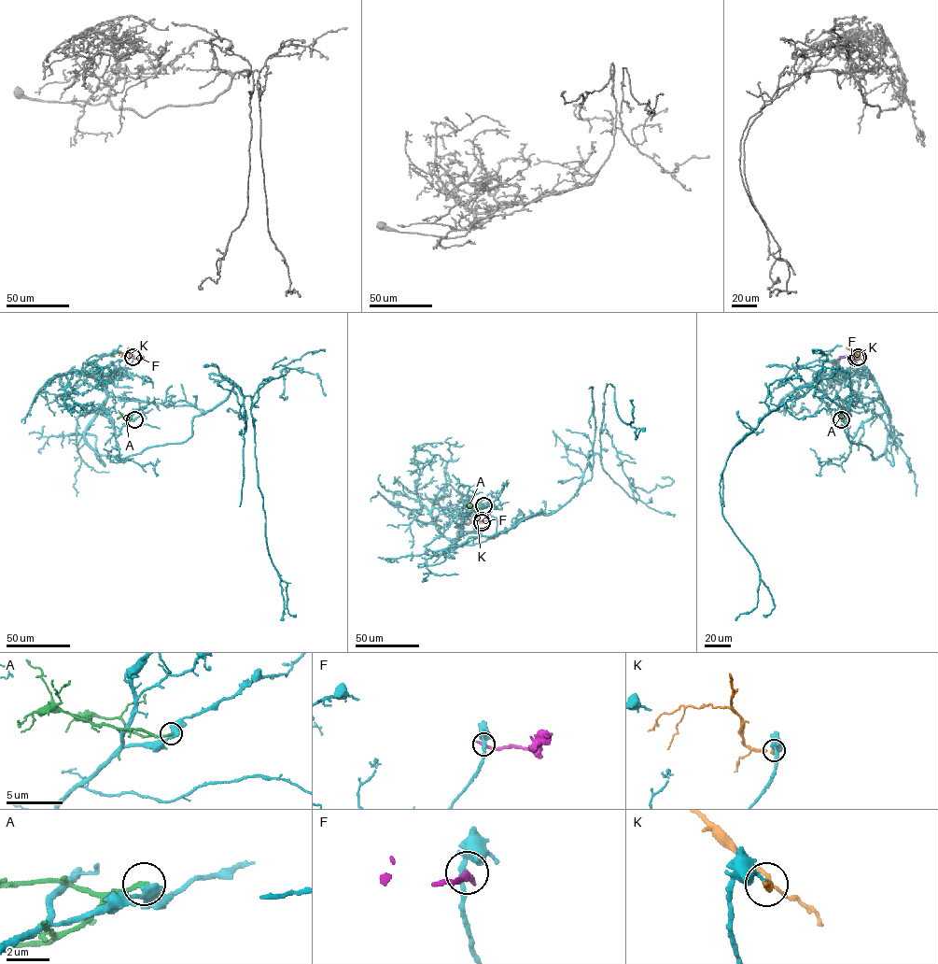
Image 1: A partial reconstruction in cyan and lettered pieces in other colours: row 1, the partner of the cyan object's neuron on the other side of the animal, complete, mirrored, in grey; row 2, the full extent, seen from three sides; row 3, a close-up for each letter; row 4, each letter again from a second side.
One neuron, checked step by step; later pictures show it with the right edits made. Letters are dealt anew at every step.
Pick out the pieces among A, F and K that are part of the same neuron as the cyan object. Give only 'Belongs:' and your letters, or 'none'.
Belongs: none

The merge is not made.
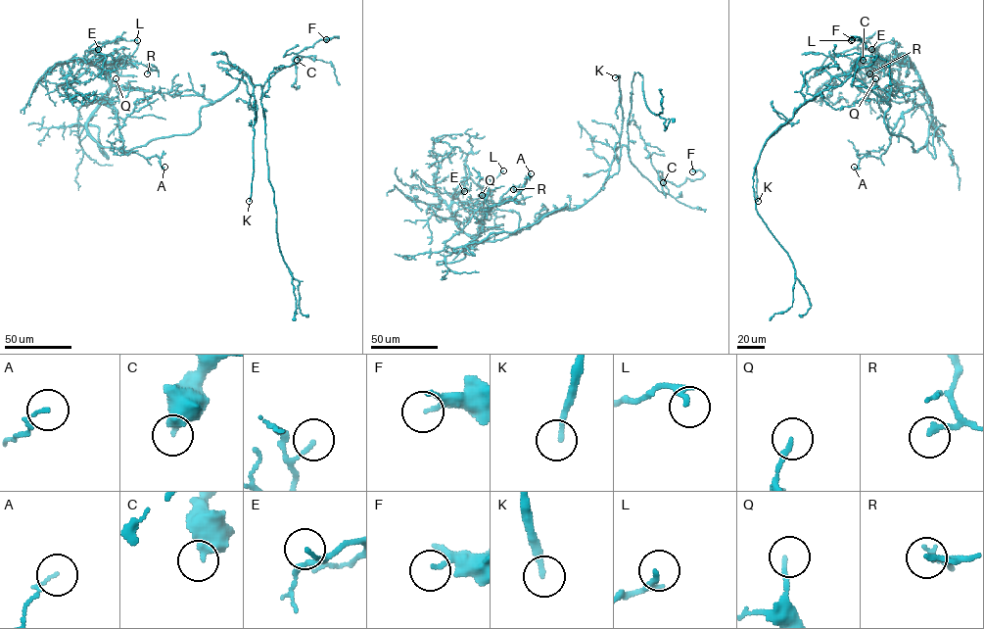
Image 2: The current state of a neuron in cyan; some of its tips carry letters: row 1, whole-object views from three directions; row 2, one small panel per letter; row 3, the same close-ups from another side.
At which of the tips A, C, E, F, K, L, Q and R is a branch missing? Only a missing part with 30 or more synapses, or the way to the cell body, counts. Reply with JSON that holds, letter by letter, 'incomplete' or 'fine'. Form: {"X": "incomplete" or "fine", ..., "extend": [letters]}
{"A": "fine", "C": "fine", "E": "fine", "F": "fine", "K": "incomplete", "L": "fine", "Q": "fine", "R": "fine", "extend": ["K"]}

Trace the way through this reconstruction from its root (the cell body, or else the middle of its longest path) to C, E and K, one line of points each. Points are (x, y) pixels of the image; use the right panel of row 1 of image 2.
C: (890, 106), (850, 75), (835, 76), (839, 85), (825, 85), (840, 86), (874, 57), (863, 60)
E: (890, 106), (884, 118), (889, 132), (909, 139), (913, 151), (922, 148), (931, 108), (919, 75), (871, 49)
K: (890, 106), (854, 76), (833, 76), (821, 92), (803, 104), (766, 141), (756, 167), (758, 201)

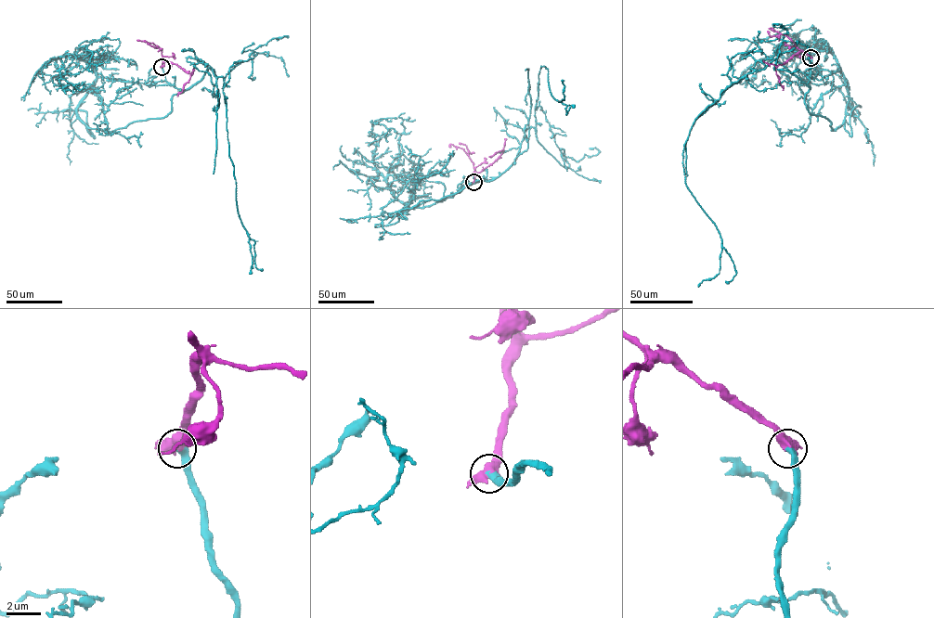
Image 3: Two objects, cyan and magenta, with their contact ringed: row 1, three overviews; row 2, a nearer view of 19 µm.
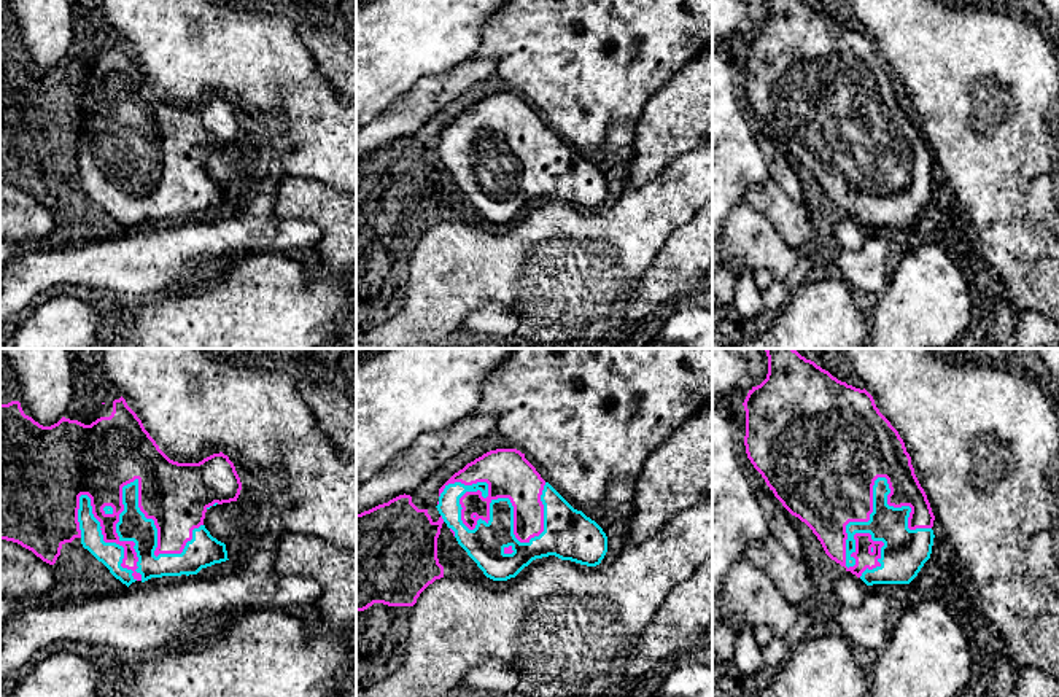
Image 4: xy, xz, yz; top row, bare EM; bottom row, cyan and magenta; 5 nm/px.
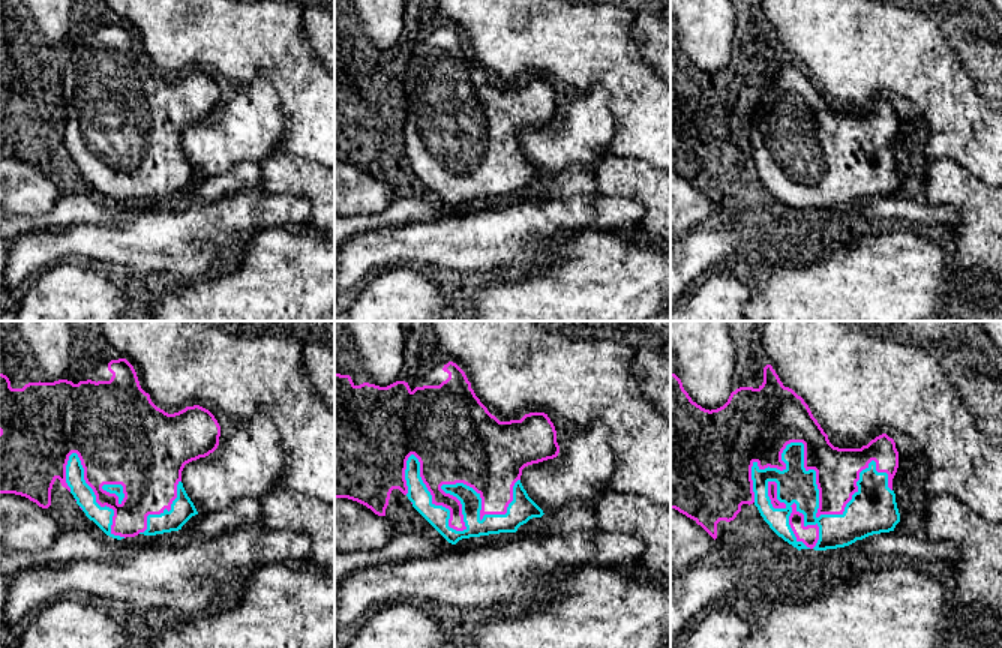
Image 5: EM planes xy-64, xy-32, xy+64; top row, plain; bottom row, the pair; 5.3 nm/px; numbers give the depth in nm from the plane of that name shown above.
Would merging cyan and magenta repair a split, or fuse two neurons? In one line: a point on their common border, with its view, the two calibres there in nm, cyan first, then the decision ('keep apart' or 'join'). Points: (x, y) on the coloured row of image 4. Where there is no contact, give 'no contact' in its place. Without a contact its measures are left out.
xy (135, 479) | 150/360 nm | join

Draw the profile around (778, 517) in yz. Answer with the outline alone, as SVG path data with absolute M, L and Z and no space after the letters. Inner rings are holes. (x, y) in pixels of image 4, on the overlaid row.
M755 490L755 498L771 528L773 536L793 557L805 560L805 551L798 532L795 530L790 512L768 490Z

